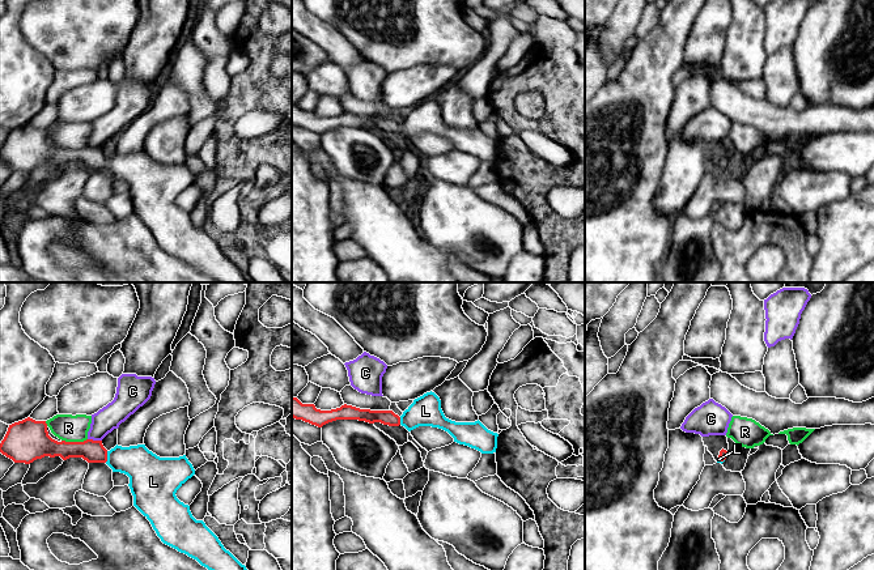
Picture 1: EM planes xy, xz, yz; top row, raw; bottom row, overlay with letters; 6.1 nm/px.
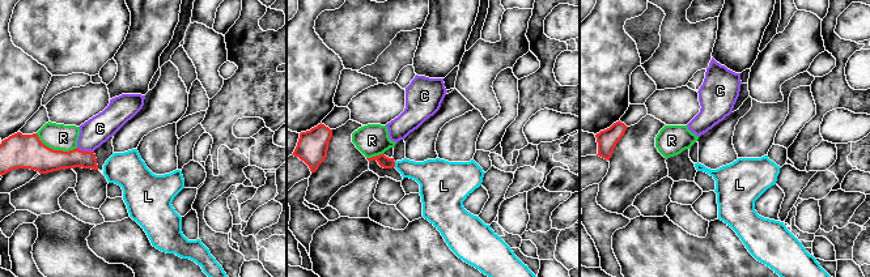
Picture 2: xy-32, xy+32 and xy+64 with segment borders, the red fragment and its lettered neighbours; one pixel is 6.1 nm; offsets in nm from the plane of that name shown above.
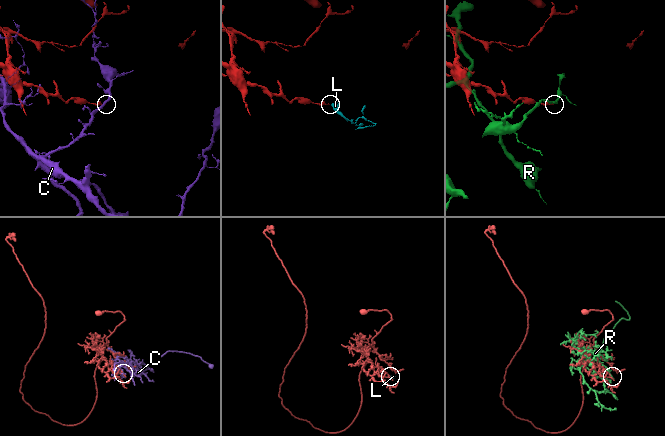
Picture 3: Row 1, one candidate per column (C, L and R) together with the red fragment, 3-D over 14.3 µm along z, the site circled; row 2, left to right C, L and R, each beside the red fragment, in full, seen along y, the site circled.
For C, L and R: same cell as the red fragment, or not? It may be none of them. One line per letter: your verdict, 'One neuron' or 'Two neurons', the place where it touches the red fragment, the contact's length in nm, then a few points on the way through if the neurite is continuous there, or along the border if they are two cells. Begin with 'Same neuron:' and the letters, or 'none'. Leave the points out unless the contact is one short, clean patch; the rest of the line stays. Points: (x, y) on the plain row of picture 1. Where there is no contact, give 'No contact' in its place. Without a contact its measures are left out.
Same neuron: L
C: Two neurons. Touches red at xy (94, 148). Shared border 90 nm
L: One neuron. Touches red at xy (106, 164). Shared border 70 nm. Path across: xy (93, 158), (106, 164), (135, 167), (144, 175)
R: Two neurons. Touches red at xy (73, 149). Shared border 160 nm

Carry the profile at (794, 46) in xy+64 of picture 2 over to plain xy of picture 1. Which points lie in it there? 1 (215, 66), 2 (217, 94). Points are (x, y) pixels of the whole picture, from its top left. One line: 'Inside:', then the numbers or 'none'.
Inside: none

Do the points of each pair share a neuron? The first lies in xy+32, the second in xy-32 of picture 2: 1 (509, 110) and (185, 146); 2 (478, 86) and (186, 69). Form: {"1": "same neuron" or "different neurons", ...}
{"1": "same neuron", "2": "same neuron"}

